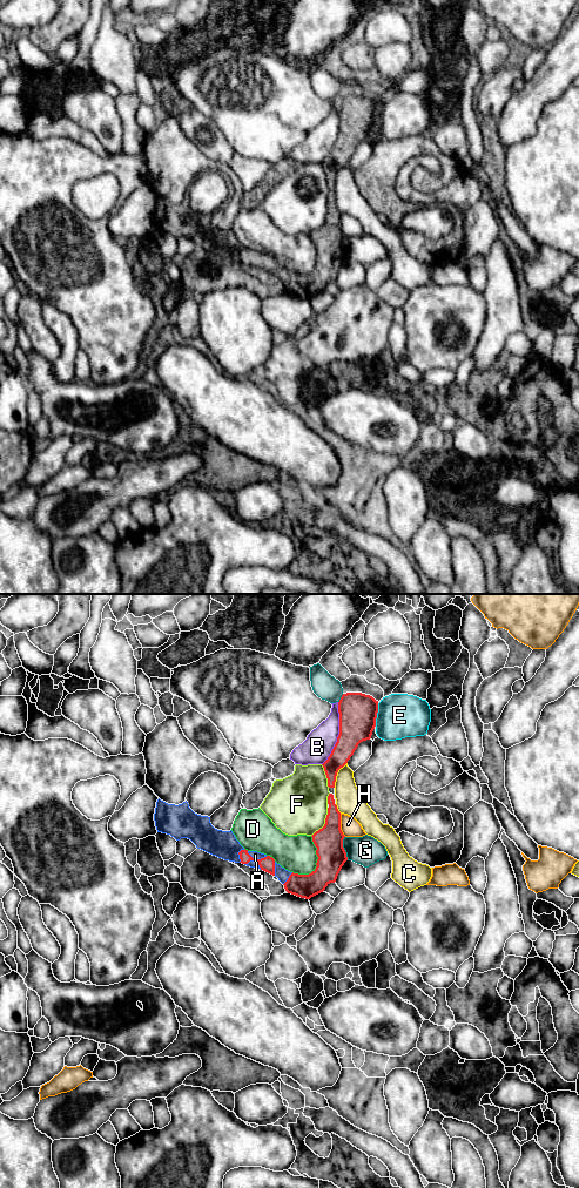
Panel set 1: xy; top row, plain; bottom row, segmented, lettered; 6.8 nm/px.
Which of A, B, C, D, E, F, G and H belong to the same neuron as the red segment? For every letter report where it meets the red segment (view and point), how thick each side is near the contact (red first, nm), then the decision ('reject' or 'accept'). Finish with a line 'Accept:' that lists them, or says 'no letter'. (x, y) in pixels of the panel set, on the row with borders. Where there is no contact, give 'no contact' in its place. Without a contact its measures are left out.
A: xy (257, 861) | 100/60 nm | accept
B: xy (340, 734) | 260/200 nm | reject
C: xy (336, 775) | 150/180 nm | reject
D: xy (316, 863) | 190/260 nm | reject
E: xy (376, 715) | 260/300 nm | reject
F: xy (325, 823) | 190/400 nm | reject
G: xy (343, 848) | 190/200 nm | reject
H: xy (340, 825) | 190/130 nm | reject
Accept: A

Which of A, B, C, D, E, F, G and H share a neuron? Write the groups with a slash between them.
A / B / C / D / E / F / G / H

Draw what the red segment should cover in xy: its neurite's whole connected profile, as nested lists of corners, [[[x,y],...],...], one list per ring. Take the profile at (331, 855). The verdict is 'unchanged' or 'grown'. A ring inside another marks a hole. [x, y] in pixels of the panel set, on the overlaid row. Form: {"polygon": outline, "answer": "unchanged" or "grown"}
{"polygon": [[[332,794],[328,796],[328,804],[324,826],[311,836],[317,848],[318,859],[316,869],[309,875],[290,872],[277,864],[272,857],[245,850],[231,830],[215,829],[210,817],[195,814],[187,801],[175,805],[159,798],[154,821],[157,832],[170,835],[176,841],[188,838],[197,849],[213,856],[263,870],[277,877],[288,893],[310,899],[323,892],[330,883],[336,882],[342,866],[348,860],[343,848],[345,836],[341,830],[341,812]]], "answer": "grown"}

